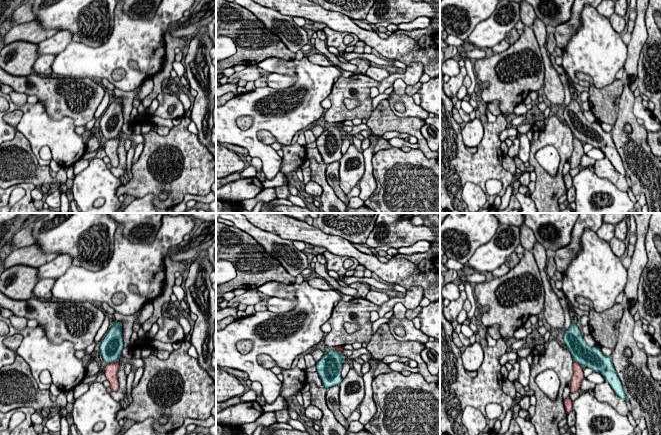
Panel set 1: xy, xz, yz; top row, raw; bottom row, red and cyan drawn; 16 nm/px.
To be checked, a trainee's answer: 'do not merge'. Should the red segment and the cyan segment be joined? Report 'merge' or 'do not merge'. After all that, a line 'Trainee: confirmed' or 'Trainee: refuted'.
do not merge
Trainee: confirmed

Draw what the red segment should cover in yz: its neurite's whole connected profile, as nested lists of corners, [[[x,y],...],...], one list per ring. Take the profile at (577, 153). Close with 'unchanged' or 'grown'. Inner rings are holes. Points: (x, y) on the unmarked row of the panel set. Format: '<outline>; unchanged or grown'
[[[574,137],[573,138],[573,151],[572,151],[571,157],[569,158],[570,167],[577,168],[580,165],[580,161],[583,155],[584,155],[583,143],[579,139]]]; unchanged

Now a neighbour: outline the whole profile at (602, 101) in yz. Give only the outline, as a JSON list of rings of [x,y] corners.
[[[619,79],[603,88],[596,88],[590,80],[588,102],[596,120],[614,126],[618,112],[616,98],[621,96],[623,89],[624,83]]]

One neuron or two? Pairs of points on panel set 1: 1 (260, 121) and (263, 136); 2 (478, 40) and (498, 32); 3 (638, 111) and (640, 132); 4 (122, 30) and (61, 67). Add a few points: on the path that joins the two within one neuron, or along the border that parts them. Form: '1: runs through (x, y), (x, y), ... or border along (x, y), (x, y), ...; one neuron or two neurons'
1: border along (256, 133), (260, 130), (267, 130), (277, 141); two neurons
2: runs through (483, 36), (493, 32); one neuron
3: border along (634, 97), (633, 114), (636, 118); two neurons
4: runs through (111, 46), (96, 61), (77, 61); one neuron

